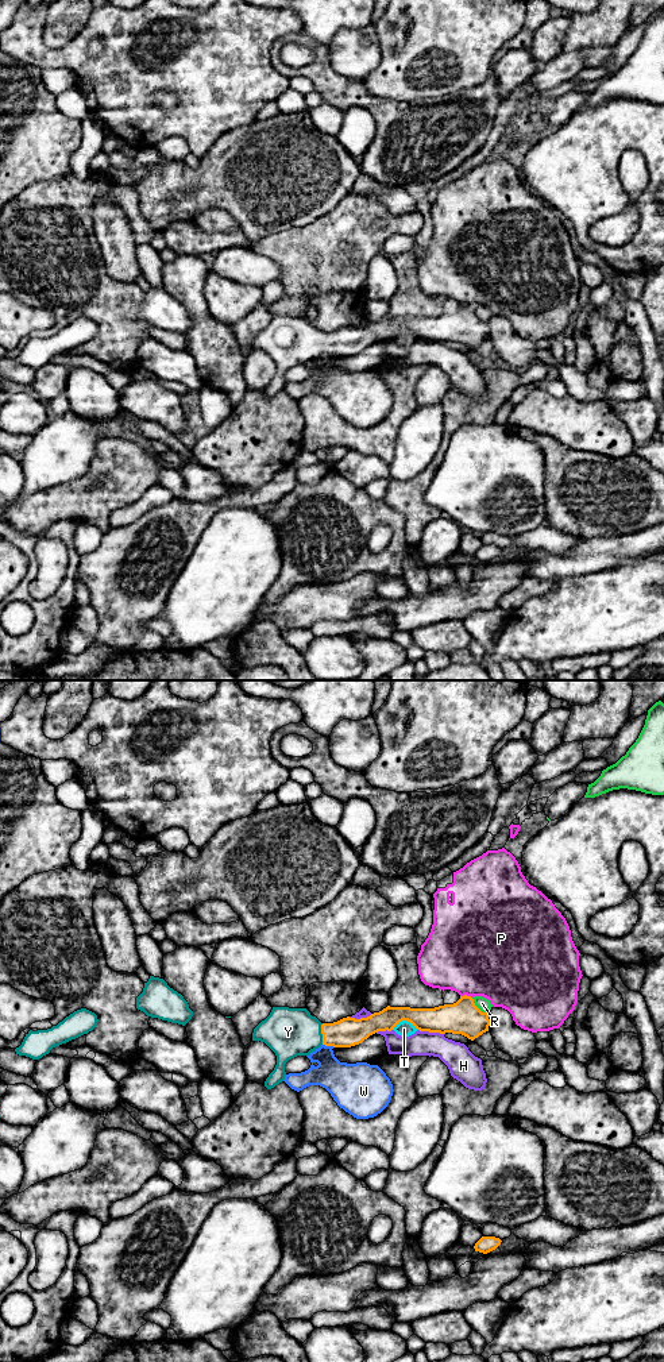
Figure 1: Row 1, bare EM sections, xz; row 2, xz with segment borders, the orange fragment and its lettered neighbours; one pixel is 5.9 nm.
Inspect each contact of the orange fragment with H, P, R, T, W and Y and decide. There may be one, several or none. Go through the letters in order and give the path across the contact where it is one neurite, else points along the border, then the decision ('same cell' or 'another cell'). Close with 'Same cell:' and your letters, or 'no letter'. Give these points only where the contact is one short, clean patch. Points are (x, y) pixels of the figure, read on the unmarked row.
H: another cell
P: another cell
R: another cell
T: border along xz (393, 336), (402, 330), (409, 330), (417, 338); another cell
W: another cell
Y: runs through xz (348, 340), (321, 342), (288, 340); same cell
Same cell: Y

